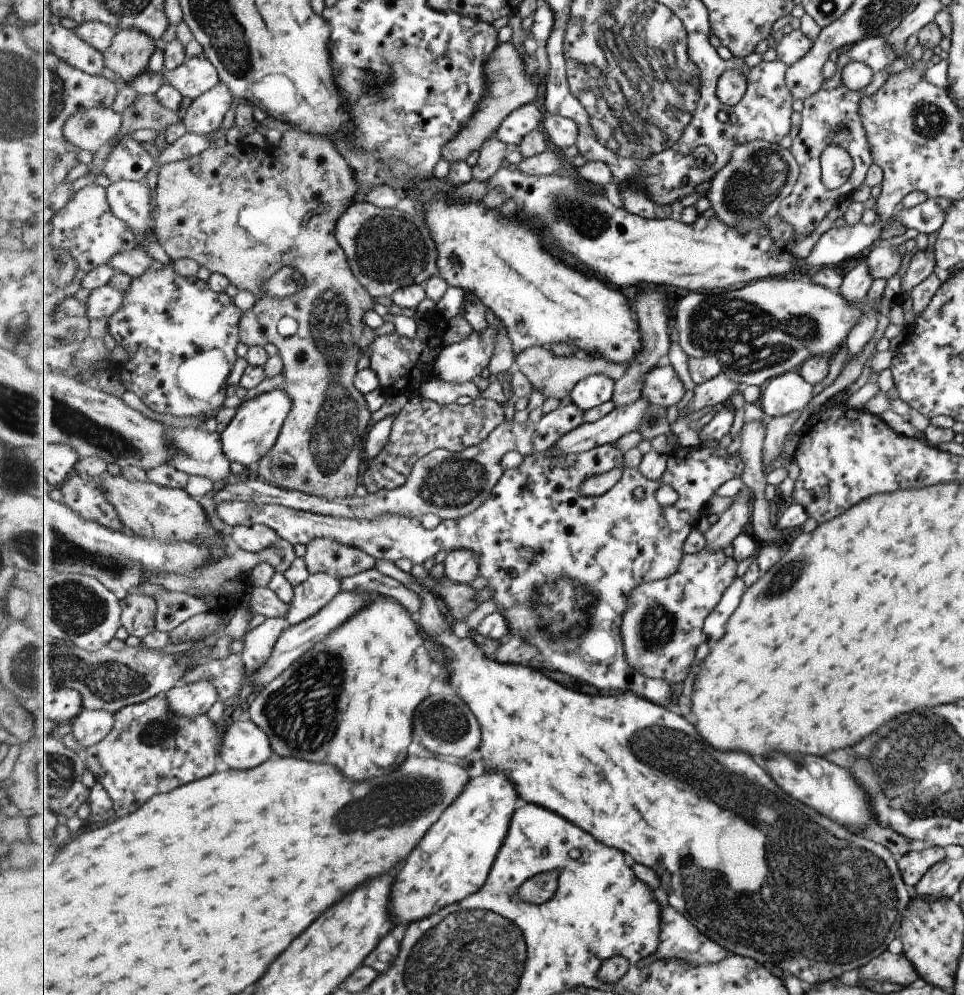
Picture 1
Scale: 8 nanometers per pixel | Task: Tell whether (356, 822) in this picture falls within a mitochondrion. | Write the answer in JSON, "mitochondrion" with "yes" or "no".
{"mitochondrion":"yes"}

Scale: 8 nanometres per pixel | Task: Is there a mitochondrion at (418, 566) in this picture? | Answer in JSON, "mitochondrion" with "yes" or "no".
{"mitochondrion":"no"}

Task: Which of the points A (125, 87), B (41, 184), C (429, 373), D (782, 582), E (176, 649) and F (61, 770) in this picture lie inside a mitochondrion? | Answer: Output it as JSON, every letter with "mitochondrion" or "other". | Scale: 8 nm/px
{"A":"other","B":"other","C":"other","D":"mitochondrion","E":"other","F":"mitochondrion"}

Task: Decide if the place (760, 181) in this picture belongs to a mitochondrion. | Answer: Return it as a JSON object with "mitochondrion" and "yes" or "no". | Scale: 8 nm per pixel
{"mitochondrion":"yes"}

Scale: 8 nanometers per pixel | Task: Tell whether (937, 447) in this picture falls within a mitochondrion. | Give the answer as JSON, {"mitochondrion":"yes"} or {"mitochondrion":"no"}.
{"mitochondrion":"no"}

